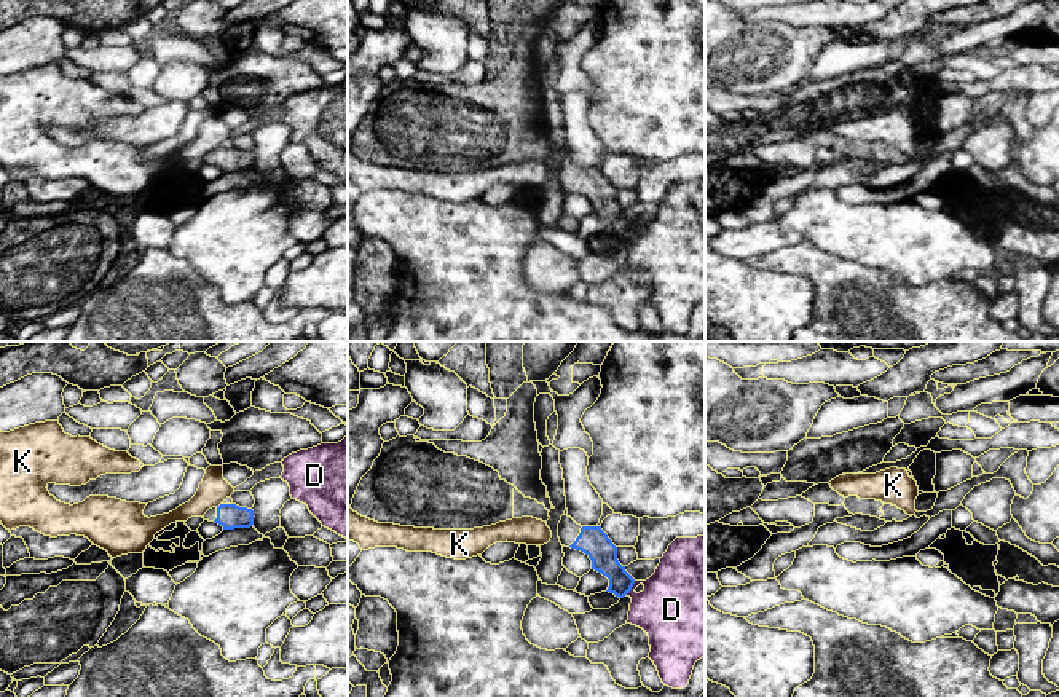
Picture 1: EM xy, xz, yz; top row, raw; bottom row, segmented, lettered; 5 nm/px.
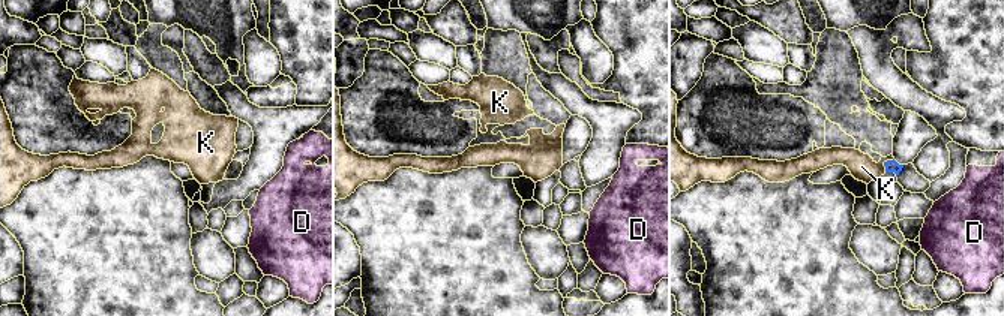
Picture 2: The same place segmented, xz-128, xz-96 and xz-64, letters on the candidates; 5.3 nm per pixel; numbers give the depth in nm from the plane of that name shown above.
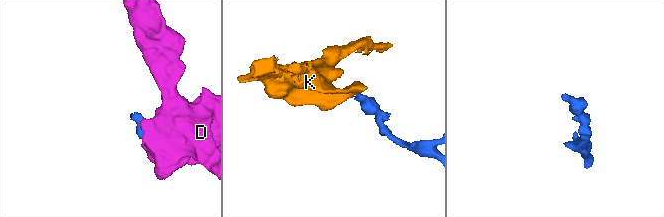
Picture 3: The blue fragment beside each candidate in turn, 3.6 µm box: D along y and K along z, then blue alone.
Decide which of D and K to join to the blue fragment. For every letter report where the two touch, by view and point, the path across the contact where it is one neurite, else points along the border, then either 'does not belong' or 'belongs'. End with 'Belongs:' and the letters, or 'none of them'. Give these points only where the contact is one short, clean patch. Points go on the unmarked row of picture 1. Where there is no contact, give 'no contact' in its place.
D: xz (630, 232) | does not belong
K: xy (219, 149) | along xy (222, 145), (217, 150) | does not belong
Belongs: none of them

